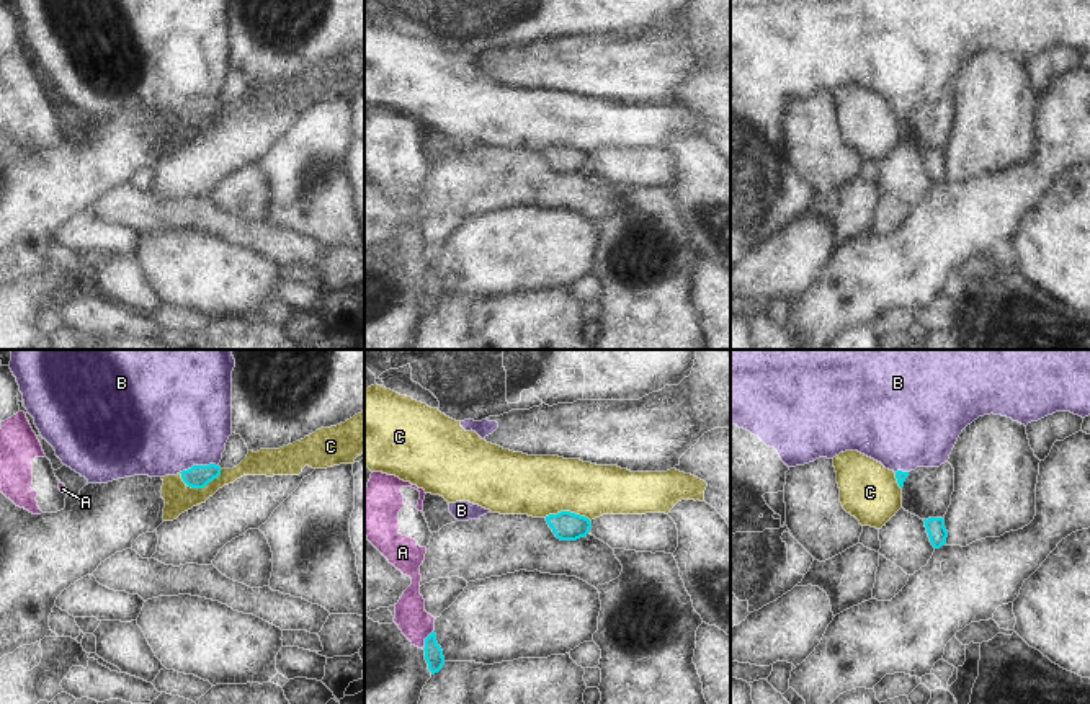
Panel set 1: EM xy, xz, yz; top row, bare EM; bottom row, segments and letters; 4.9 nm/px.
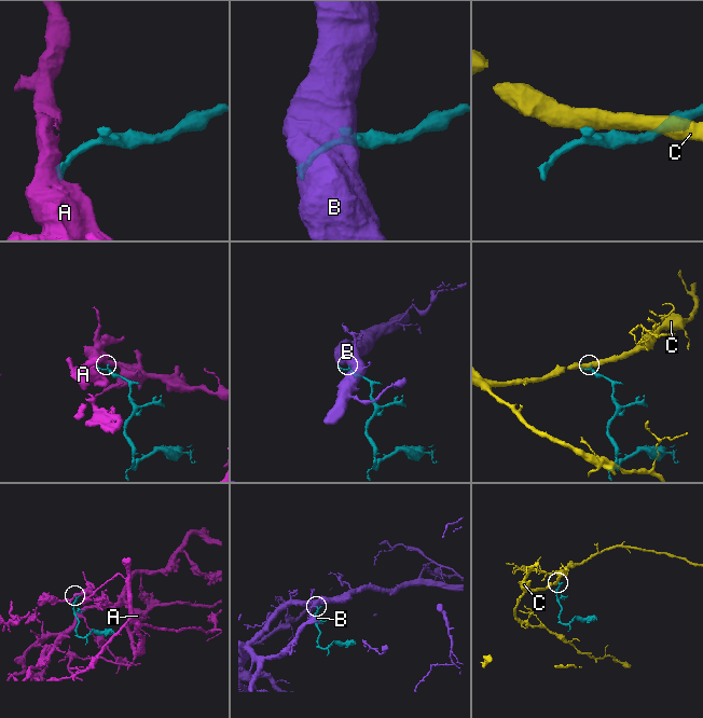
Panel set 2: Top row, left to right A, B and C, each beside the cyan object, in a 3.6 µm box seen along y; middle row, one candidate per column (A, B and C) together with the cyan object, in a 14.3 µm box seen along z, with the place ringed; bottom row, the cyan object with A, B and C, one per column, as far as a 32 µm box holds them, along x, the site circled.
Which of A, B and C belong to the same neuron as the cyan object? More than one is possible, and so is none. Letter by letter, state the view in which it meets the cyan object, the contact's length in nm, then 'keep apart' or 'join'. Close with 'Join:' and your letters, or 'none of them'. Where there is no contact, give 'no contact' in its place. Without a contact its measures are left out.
A: contact in xz; length 120 nm; keep apart
B: contact in xy; length 200 nm; join
C: contact in xy; length 220 nm; keep apart
Join: B

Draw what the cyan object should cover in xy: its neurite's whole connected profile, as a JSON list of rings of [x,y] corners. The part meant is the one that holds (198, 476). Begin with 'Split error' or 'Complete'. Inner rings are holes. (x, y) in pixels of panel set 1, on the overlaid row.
Split error. [[[11,350],[10,361],[41,436],[88,483],[180,474],[191,488],[204,488],[221,475],[219,462],[232,434],[234,368],[232,350]]]

